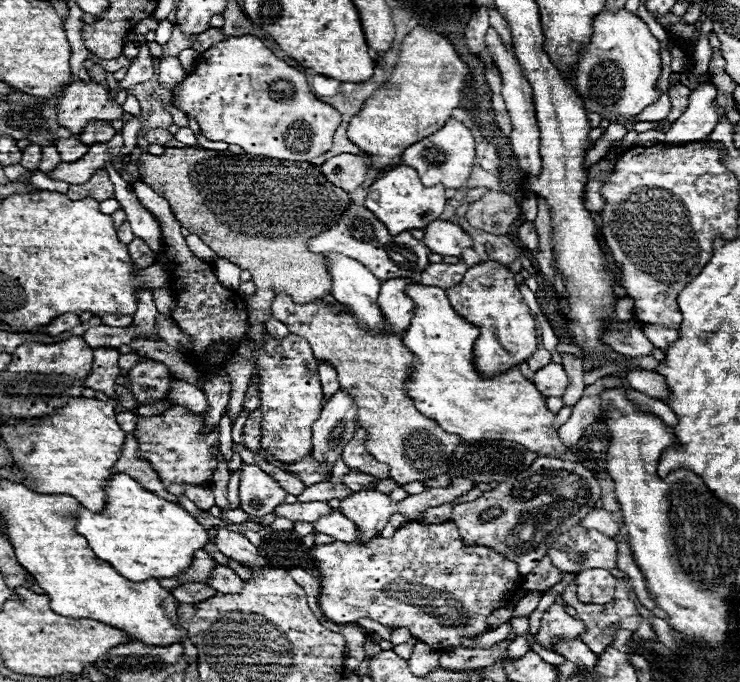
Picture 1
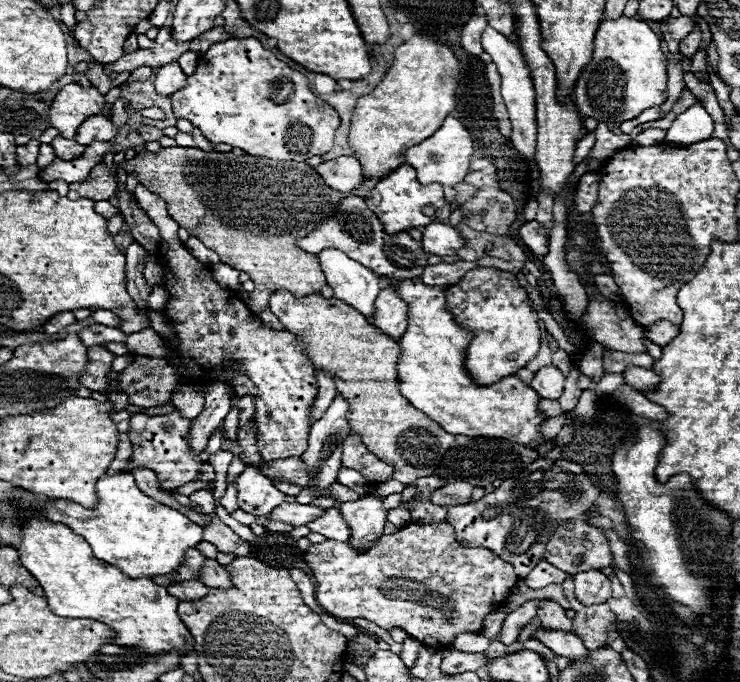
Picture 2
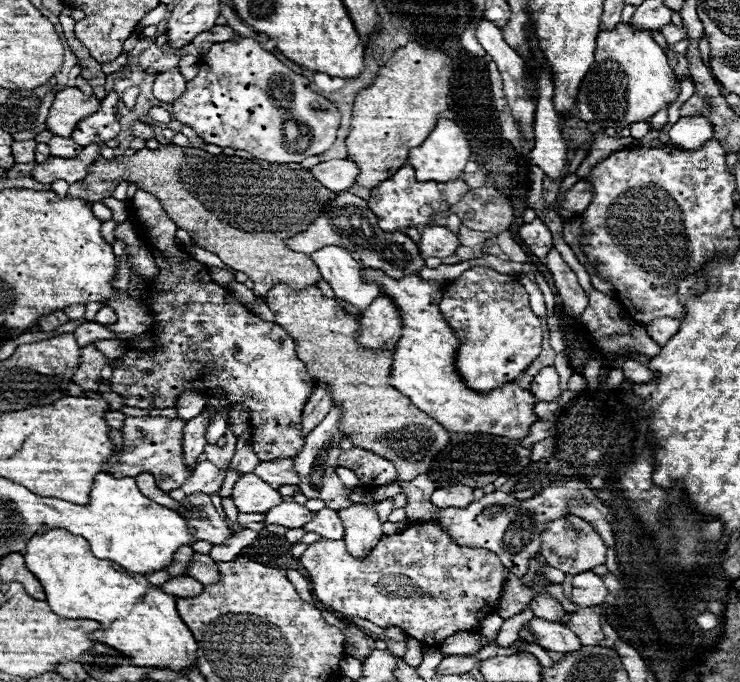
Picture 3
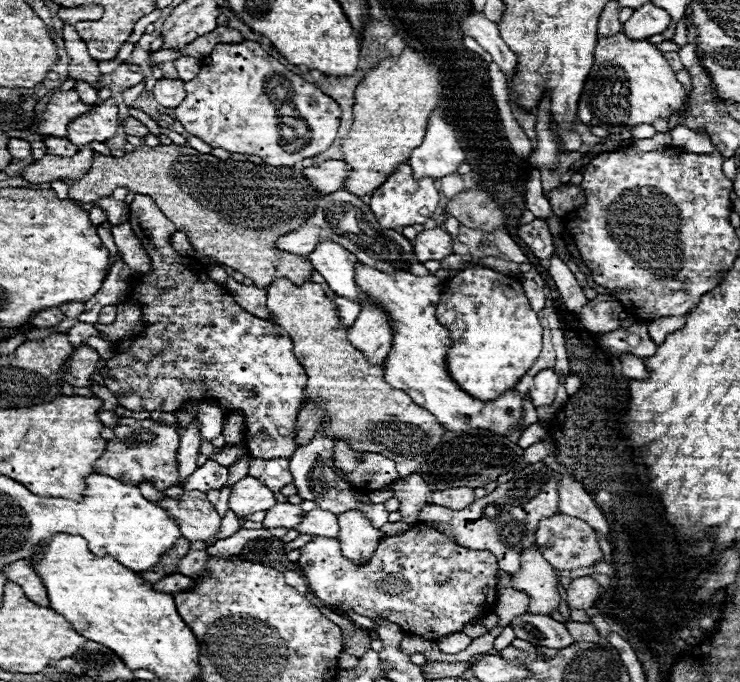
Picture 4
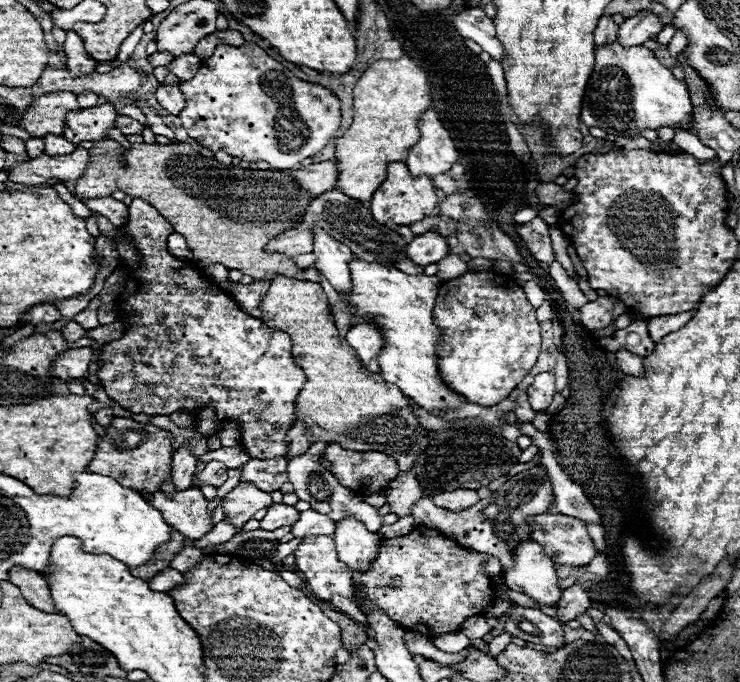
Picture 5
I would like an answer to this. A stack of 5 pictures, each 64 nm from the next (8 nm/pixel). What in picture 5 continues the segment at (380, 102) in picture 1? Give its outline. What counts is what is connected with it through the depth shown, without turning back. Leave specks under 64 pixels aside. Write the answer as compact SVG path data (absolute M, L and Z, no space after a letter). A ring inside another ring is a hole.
M402 54L398 60L378 60L374 62L362 78L356 82L354 88L354 122L348 128L348 132L340 138L336 138L336 158L338 158L338 186L344 194L350 198L356 198L360 202L370 200L374 190L384 182L386 168L390 162L404 162L408 156L408 148L412 148L420 140L418 120L420 116L432 106L432 88L428 82L428 74L420 68L420 64L410 58L408 54Z

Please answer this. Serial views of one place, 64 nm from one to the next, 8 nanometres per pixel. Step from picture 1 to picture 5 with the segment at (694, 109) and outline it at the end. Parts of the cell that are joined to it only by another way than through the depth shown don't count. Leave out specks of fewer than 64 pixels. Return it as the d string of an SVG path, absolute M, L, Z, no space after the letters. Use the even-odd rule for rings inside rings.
M676 130L672 142L686 154L696 156L698 160L712 160L716 158L716 152L712 152L712 148L708 148L696 134L692 134L690 130Z

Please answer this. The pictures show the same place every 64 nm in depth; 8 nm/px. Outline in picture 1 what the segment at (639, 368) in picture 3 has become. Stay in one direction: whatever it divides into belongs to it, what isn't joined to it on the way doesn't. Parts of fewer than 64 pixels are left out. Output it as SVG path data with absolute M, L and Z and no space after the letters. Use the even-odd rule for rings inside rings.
M634 370L628 372L628 382L634 390L652 396L652 398L668 398L668 386L664 384L664 376L650 370Z

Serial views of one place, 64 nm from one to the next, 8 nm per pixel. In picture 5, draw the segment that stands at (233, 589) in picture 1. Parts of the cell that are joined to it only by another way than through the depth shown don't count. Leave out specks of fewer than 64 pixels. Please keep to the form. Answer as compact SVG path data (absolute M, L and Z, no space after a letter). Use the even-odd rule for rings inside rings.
M186 546L186 548L182 548L182 550L176 554L176 558L172 560L172 568L178 570L178 572L188 572L188 570L192 570L192 566L200 564L202 558L204 558L204 554L202 554L200 548Z

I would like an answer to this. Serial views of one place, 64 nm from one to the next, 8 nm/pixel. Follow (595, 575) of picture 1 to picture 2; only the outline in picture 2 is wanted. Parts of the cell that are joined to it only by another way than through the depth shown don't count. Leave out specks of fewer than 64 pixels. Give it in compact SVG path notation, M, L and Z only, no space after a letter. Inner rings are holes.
M588 570L574 576L574 592L582 604L604 604L612 596L612 586L600 570Z

